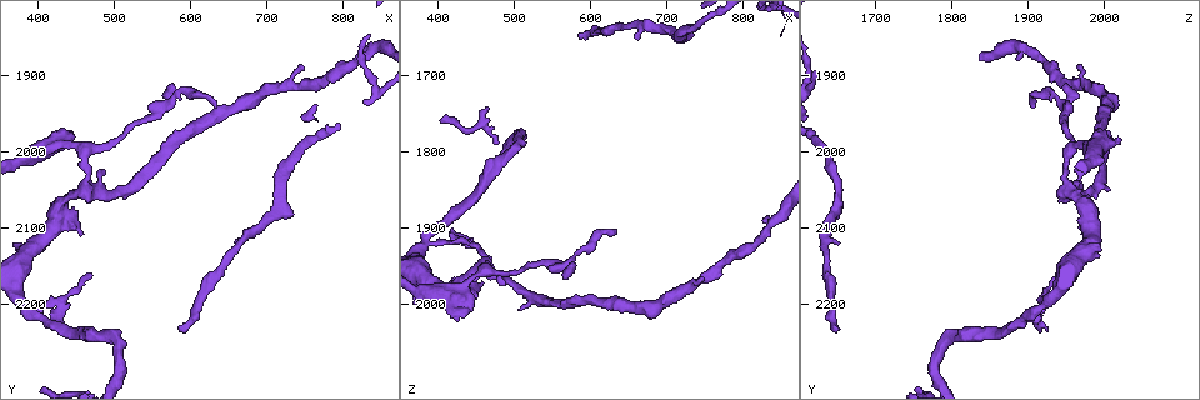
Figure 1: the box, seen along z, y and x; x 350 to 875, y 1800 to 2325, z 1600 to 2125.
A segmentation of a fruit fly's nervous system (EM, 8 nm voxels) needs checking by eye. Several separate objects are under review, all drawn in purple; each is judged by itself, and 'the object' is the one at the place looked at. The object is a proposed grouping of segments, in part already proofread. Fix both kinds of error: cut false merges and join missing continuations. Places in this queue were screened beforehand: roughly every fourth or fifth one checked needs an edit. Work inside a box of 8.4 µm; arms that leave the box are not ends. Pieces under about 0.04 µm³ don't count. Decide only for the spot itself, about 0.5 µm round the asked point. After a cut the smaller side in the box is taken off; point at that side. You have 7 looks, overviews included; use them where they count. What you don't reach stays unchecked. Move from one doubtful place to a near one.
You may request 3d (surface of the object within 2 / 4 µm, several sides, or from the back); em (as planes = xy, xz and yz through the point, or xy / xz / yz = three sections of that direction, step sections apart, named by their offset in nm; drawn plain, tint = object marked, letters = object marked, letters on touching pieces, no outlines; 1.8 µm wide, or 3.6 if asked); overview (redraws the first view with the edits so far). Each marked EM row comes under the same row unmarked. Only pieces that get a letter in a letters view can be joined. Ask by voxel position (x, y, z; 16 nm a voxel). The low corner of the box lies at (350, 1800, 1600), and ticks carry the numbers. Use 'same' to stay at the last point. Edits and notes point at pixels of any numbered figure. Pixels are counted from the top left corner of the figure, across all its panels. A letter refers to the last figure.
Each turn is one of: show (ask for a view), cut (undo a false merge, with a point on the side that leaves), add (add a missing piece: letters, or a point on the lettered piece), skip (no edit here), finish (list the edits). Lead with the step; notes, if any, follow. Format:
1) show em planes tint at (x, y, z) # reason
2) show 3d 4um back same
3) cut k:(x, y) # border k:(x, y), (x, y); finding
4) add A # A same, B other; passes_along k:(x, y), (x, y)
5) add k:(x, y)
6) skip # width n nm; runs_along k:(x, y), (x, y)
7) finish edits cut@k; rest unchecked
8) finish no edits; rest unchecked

show 3d 2um at (630, 1940, 1910) # free end

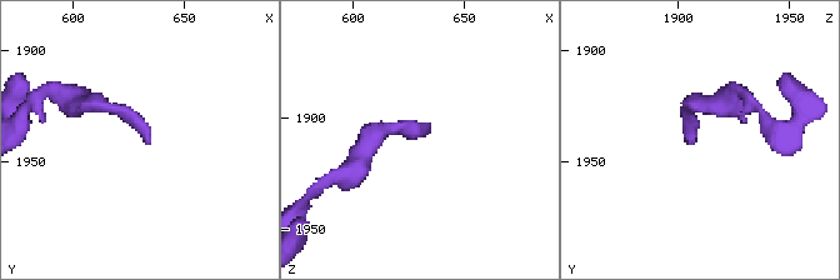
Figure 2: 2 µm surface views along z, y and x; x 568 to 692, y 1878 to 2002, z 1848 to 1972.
show em planes letters at (633, 1939, 1907)

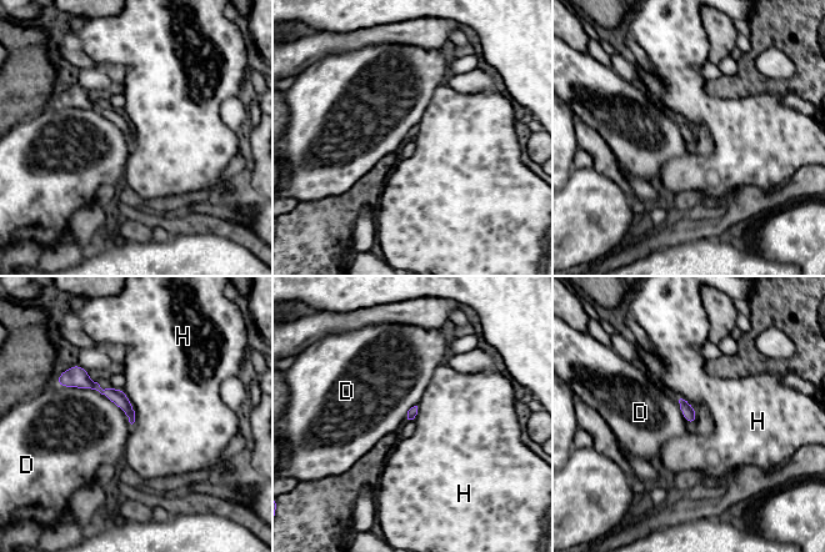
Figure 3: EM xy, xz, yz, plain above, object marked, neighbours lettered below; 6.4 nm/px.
skip # D other, H other; border 3:(123, 390), (134, 411), (133, 423); no lettered piece goes on from it

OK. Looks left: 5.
show em yz step 4 tint at (745, 1885, 1965) # branch stops here

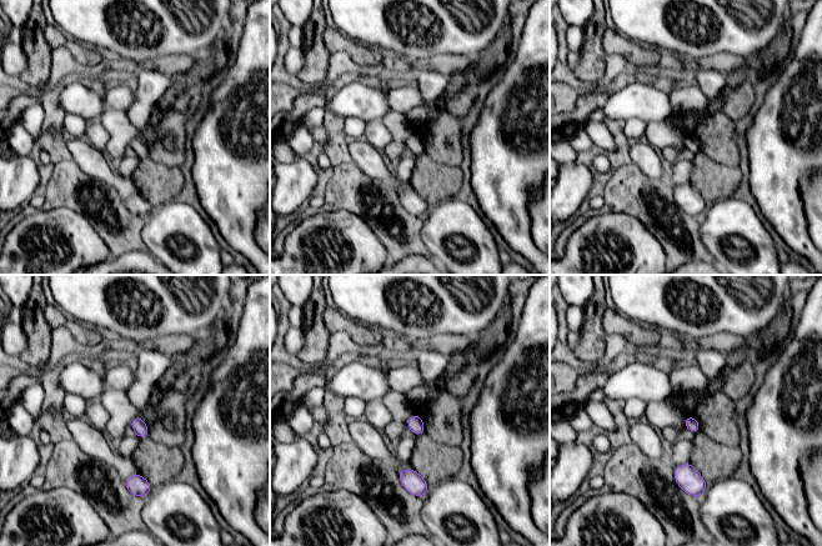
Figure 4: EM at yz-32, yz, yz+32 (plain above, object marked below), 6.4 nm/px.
show em planes tint same # another direction

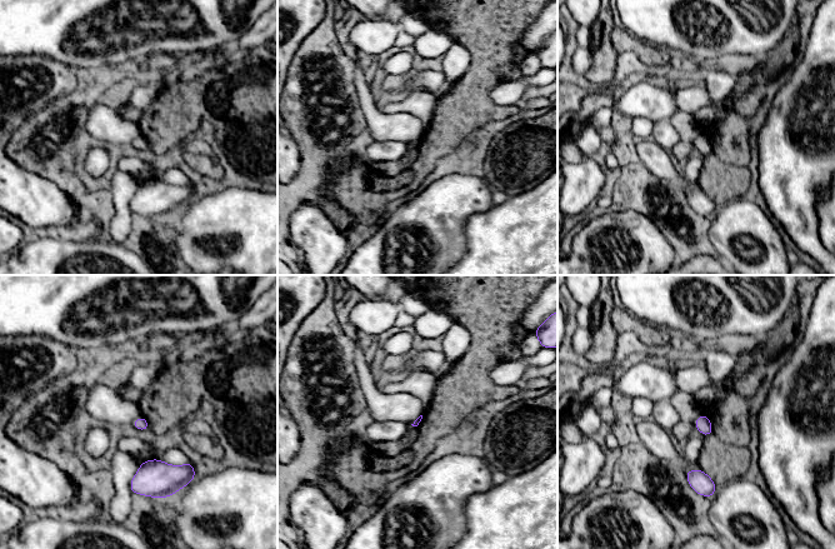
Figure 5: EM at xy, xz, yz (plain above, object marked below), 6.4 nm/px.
show em planes letters same # see the neighbours

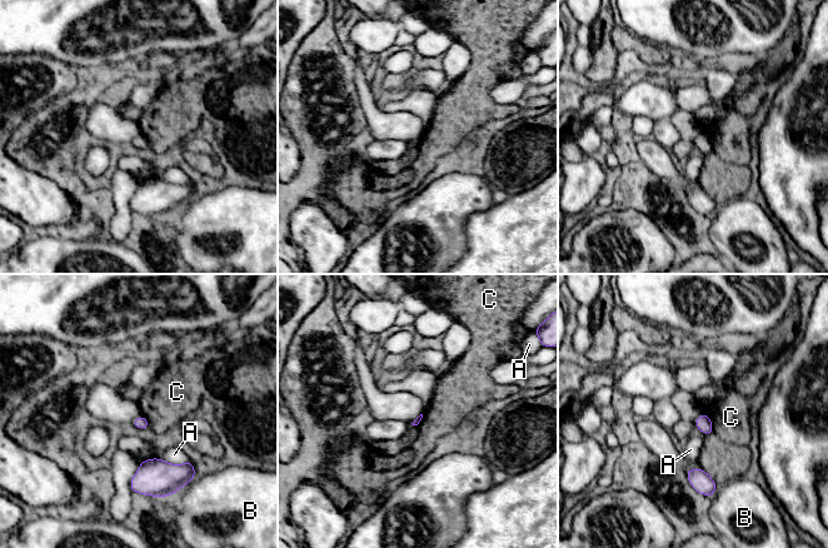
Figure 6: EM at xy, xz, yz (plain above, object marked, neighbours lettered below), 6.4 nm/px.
skip # A other, B other, C other; none of them fits

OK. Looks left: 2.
finish no edits; rest unchecked

